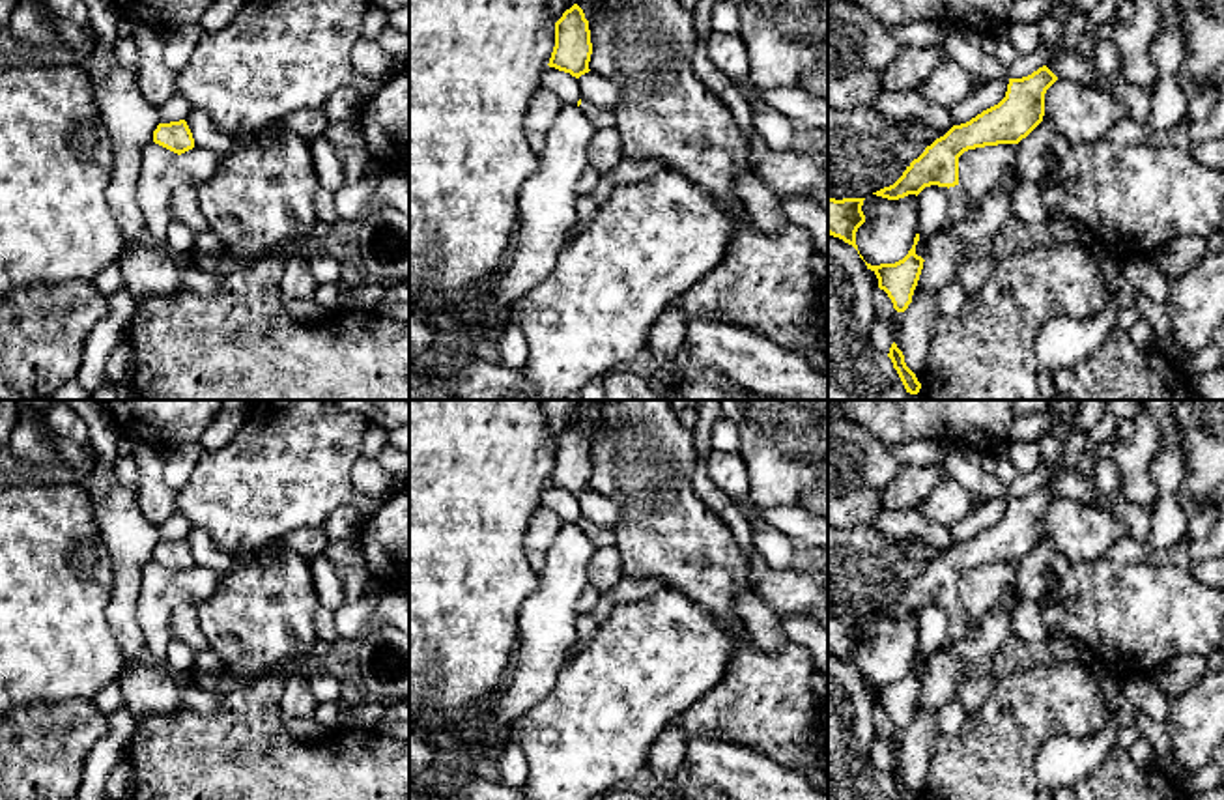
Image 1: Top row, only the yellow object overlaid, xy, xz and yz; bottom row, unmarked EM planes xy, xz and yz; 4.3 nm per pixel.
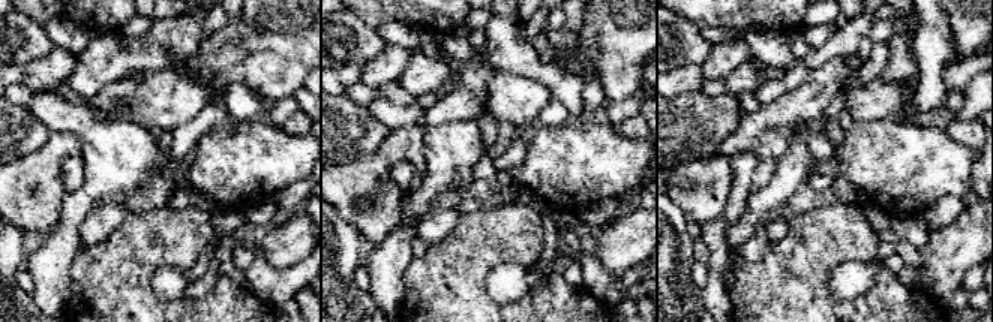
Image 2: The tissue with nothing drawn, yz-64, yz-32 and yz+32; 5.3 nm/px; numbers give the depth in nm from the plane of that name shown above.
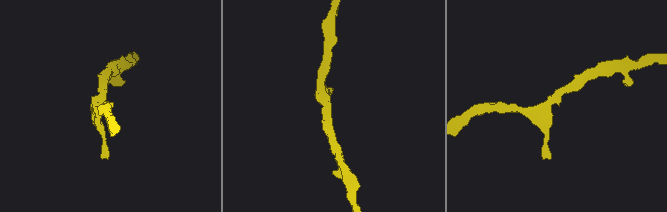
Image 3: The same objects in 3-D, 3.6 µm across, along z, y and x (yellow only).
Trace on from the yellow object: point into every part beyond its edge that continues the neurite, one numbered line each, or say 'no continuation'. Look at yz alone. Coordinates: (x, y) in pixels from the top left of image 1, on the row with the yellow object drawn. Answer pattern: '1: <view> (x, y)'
1: yz (957, 210)

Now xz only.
1: xz (598, 116)

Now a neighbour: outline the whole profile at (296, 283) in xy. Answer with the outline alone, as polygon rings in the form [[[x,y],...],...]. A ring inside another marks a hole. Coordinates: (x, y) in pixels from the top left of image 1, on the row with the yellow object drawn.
[[[301,256],[286,258],[280,275],[280,293],[284,301],[312,299],[318,288],[310,273],[310,262]]]

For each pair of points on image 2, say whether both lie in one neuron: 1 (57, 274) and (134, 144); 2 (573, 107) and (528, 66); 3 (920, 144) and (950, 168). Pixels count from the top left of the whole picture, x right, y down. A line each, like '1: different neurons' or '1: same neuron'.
1: same neuron
2: same neuron
3: same neuron

